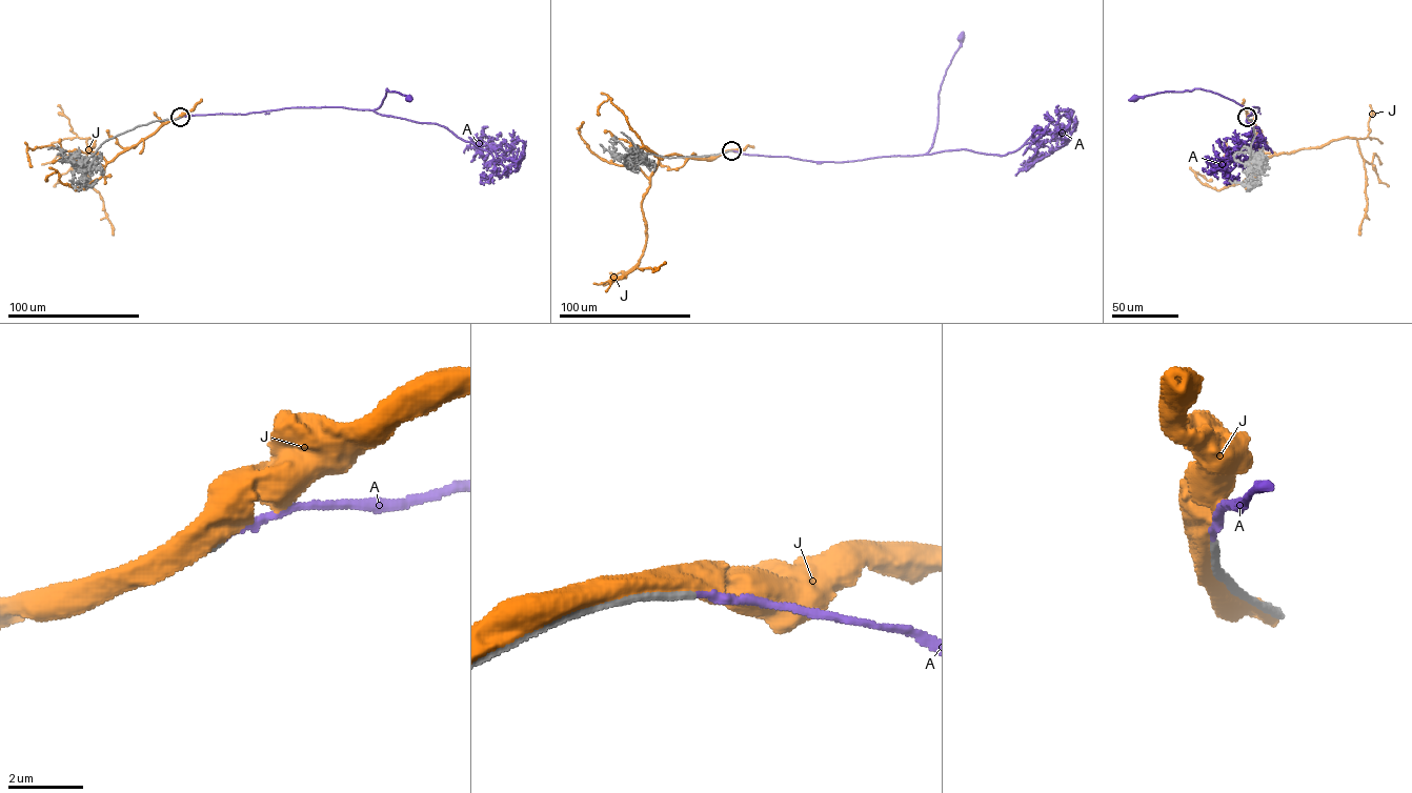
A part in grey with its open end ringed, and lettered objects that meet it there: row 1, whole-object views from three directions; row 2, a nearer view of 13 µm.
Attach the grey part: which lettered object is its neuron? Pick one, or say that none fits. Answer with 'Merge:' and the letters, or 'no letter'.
Merge: A

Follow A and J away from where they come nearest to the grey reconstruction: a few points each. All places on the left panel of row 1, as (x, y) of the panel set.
A: (180, 117), (246, 114), (286, 107), (374, 109), (381, 105), (386, 88), (408, 99)
J: (178, 118), (109, 162), (89, 149), (94, 146), (92, 138), (86, 140), (88, 182), (103, 202), (114, 235)

